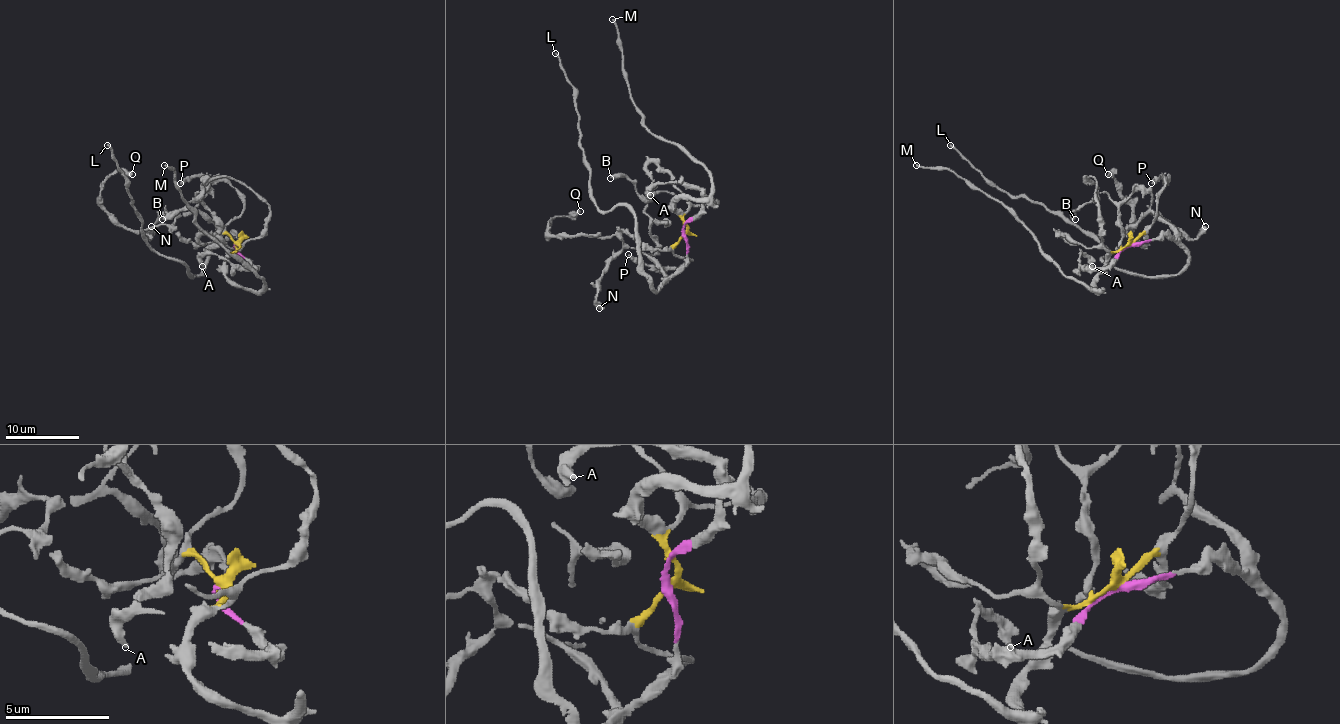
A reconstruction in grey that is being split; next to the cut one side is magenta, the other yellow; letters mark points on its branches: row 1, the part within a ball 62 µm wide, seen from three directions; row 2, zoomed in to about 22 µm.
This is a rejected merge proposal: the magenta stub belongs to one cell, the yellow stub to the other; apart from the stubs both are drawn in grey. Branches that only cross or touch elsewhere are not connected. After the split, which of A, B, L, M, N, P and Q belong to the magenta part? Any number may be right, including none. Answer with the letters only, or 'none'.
A, L, N, Q

